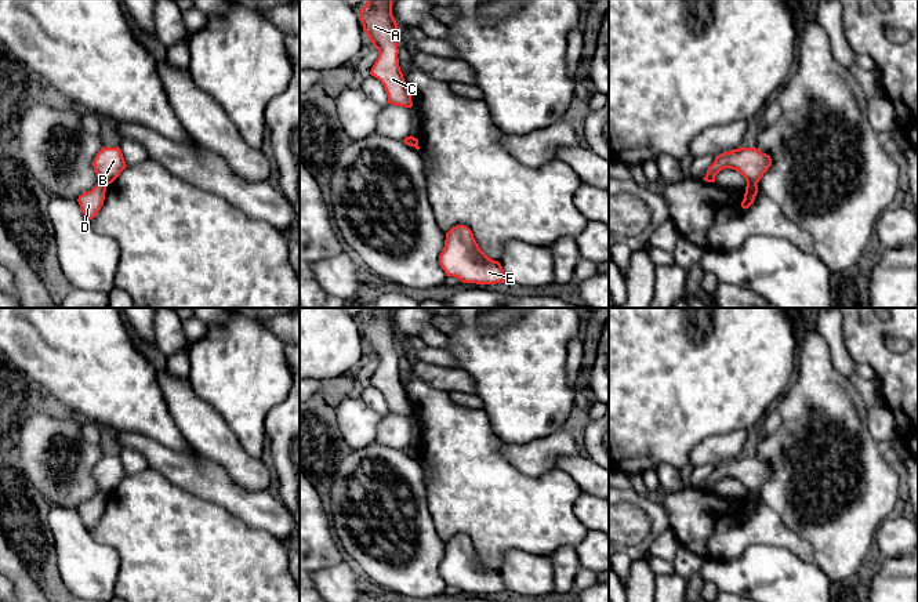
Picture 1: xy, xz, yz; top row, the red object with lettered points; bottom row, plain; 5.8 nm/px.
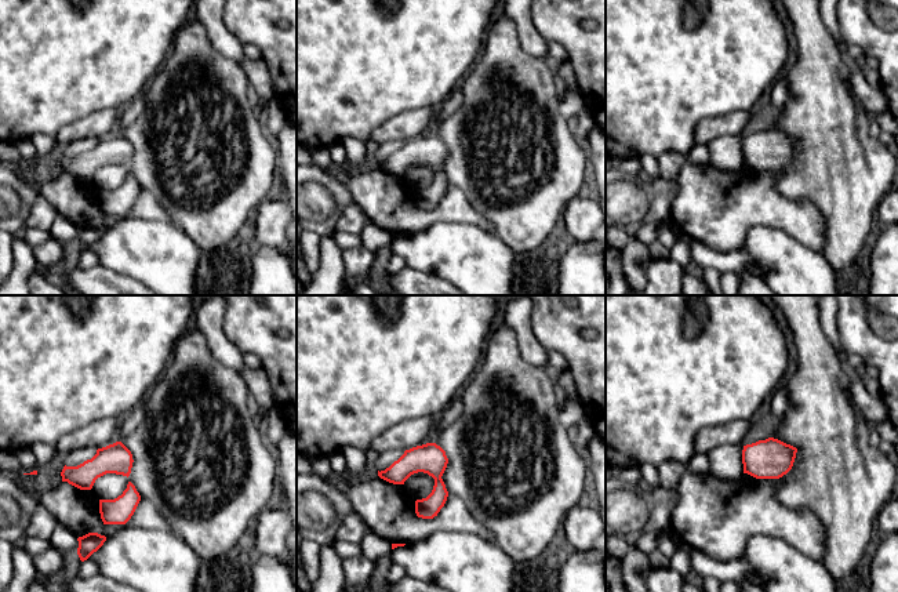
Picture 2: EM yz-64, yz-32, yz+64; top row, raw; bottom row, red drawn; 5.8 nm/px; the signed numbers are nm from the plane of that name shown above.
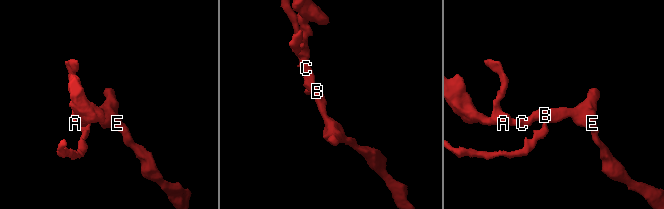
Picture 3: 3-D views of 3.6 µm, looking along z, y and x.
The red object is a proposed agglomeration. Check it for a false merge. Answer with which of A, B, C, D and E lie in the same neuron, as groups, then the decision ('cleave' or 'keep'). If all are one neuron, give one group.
groups A B C E / D; cleave

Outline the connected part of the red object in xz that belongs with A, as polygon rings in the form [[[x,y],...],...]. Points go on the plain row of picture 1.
[[[367,308],[359,323],[364,342],[378,359],[370,384],[384,395],[388,413],[411,417],[411,405],[399,376],[399,358],[395,349],[399,336],[392,324],[392,308]]]

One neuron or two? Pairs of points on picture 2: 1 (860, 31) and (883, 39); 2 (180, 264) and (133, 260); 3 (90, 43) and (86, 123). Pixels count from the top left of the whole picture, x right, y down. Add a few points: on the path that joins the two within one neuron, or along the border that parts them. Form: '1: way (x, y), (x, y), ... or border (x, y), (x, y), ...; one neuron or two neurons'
1: way (865, 33), (872, 39), (877, 39); one neuron
2: way (168, 264), (164, 260), (144, 260); one neuron
3: border (117, 108), (93, 111), (65, 124), (58, 134); two neurons

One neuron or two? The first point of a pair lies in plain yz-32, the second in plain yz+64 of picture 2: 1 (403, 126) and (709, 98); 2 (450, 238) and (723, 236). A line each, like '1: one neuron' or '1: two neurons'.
1: two neurons
2: two neurons

